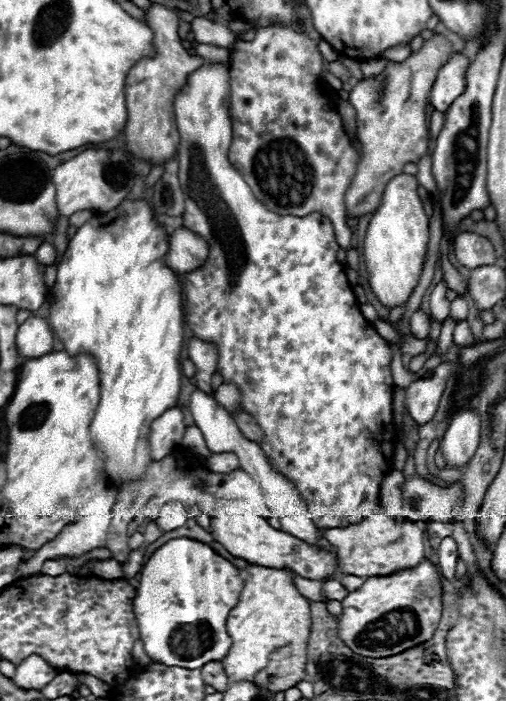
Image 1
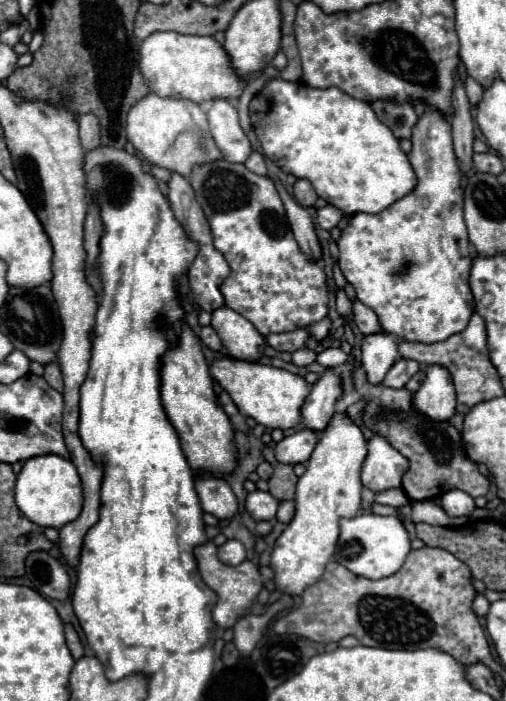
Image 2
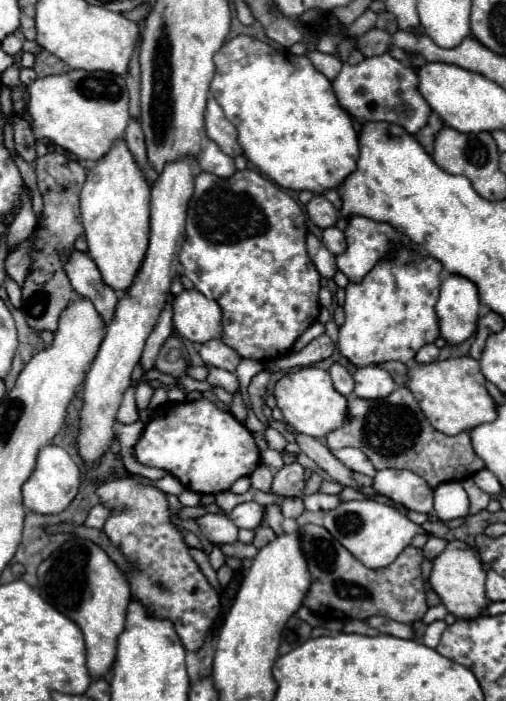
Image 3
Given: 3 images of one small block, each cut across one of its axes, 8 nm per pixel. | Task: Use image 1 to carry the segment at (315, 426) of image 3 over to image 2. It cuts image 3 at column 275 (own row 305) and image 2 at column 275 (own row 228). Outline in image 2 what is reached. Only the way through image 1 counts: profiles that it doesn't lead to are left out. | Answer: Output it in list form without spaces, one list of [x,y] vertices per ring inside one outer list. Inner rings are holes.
[[[234,358],[216,360],[210,366],[210,374],[230,394],[242,416],[252,416],[258,424],[264,424],[266,428],[272,430],[274,428],[288,430],[302,424],[300,408],[306,396],[310,394],[308,382],[302,376],[260,362],[244,362]]]

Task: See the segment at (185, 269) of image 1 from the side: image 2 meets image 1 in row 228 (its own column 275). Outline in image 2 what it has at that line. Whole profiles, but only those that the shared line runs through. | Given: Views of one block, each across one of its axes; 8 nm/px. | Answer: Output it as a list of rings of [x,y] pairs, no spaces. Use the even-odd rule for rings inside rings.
[[[274,178],[274,184],[276,184],[276,190],[278,190],[278,194],[280,194],[282,202],[284,202],[290,228],[292,228],[294,238],[300,244],[302,252],[312,260],[320,258],[322,248],[320,248],[320,242],[316,238],[316,230],[314,230],[314,222],[312,222],[310,214],[300,204],[296,204],[296,200],[286,192],[284,184],[278,178]]]

